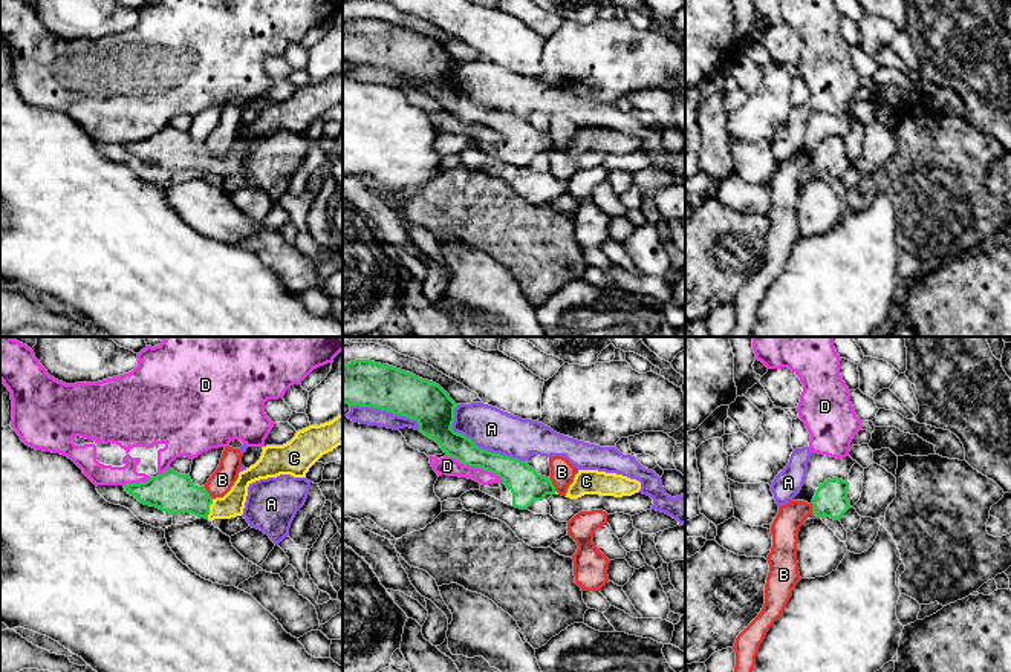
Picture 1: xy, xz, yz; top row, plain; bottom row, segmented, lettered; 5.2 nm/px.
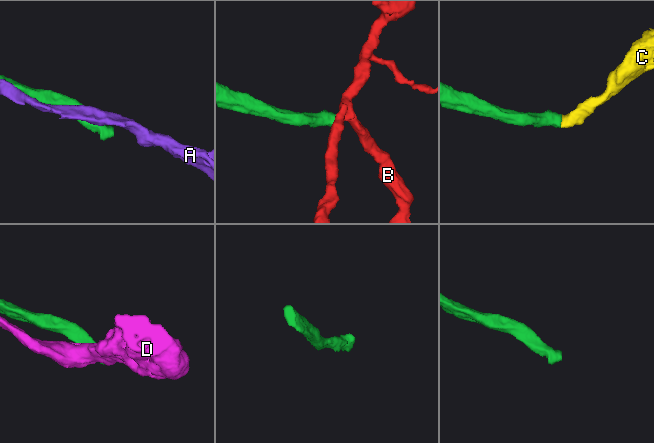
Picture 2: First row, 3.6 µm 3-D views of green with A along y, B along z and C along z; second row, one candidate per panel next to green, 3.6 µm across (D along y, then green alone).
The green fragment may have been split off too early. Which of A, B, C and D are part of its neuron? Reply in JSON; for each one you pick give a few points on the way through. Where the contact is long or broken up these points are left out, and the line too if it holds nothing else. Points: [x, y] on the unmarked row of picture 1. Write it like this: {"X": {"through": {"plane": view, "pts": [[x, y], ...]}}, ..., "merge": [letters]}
{"C": {"through": {"plane": "xy", "pts": [[170, 149], [196, 156], [208, 166], [224, 166], [233, 159]]}}, "merge": ["C"]}

